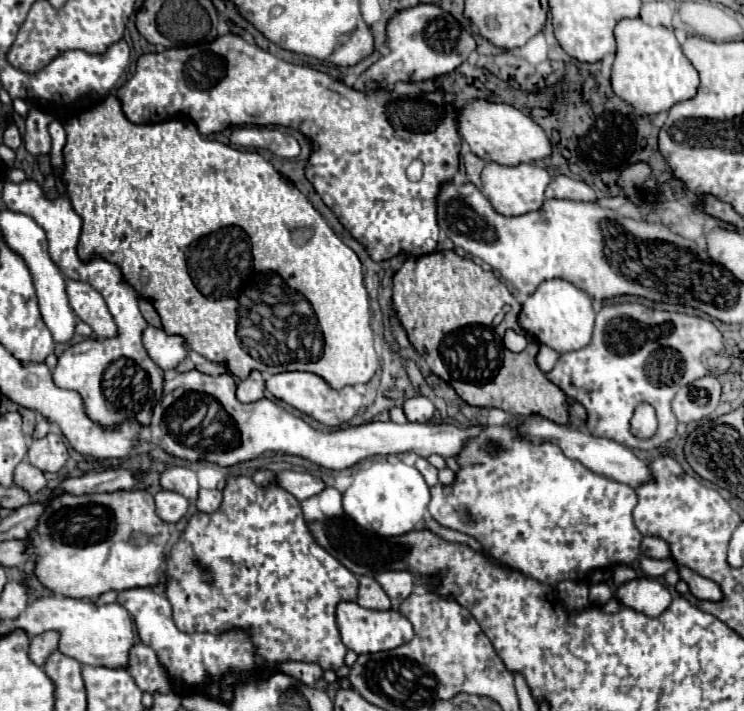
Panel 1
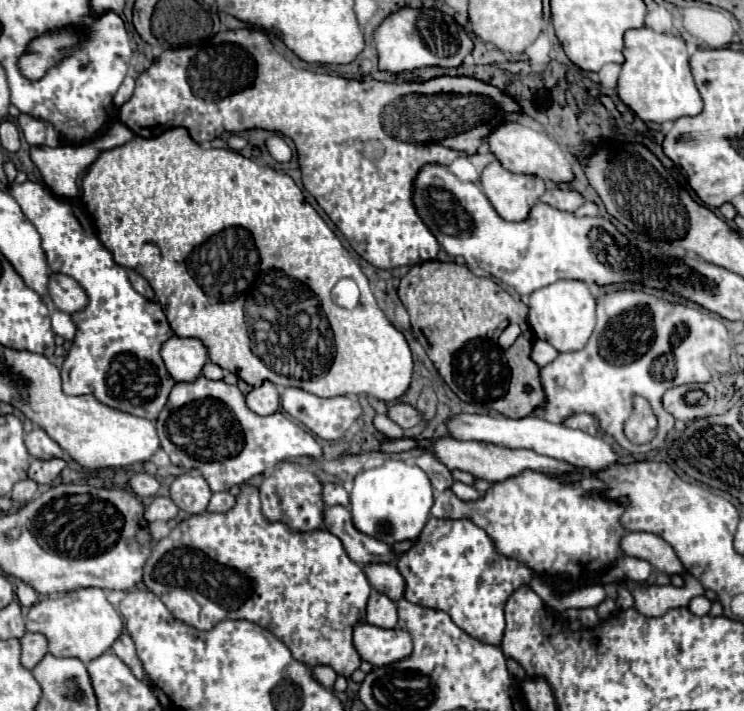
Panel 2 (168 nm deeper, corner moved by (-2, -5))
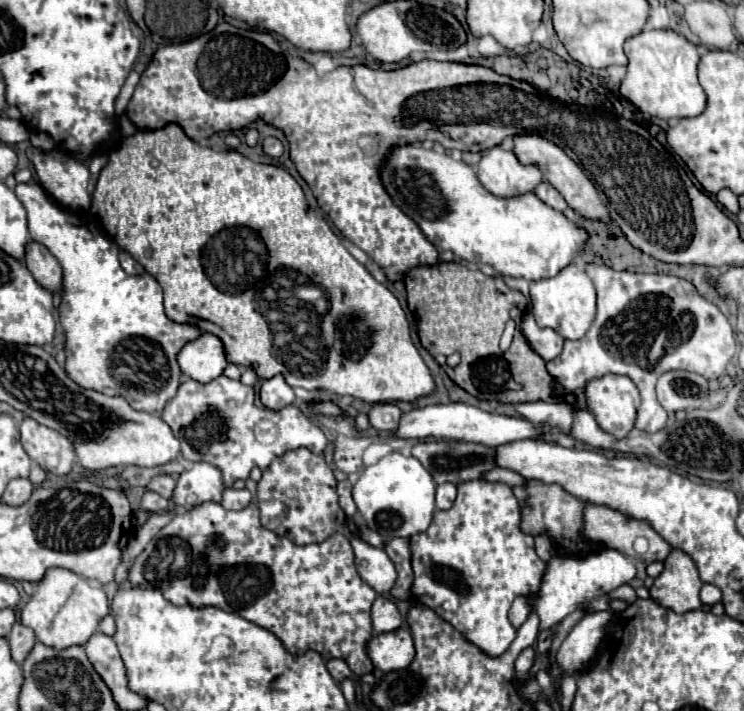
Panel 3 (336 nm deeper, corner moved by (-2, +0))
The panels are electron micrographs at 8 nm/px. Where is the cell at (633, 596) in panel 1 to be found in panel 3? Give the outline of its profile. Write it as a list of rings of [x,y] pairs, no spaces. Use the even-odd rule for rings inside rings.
[[[673,549],[665,559],[663,573],[651,587],[651,597],[657,599],[663,607],[669,607],[677,613],[687,613],[703,607],[699,599],[701,585],[703,581],[699,579],[693,559],[685,551]]]

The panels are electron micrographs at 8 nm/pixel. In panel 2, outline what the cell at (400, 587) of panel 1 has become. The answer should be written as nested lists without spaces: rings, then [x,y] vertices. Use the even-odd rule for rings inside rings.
[[[367,564],[365,574],[369,584],[373,584],[373,588],[381,594],[389,596],[393,602],[403,598],[407,584],[395,564]]]

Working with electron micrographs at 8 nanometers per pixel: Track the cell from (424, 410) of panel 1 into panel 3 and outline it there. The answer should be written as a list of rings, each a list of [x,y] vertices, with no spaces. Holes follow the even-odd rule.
[[[379,403],[373,405],[371,411],[367,413],[369,425],[377,431],[393,431],[397,429],[397,419],[401,417],[401,409],[395,403]]]

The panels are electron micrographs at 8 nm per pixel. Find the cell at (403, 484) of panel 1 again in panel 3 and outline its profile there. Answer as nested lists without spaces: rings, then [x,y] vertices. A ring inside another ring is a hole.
[[[389,453],[371,467],[365,467],[353,487],[353,499],[365,525],[383,539],[411,537],[429,527],[435,513],[435,481],[429,471],[415,459],[401,453]]]

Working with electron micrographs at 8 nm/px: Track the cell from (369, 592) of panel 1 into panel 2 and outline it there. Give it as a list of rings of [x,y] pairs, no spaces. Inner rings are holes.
[[[373,590],[367,602],[367,622],[379,628],[395,628],[397,626],[397,604],[389,600],[385,594]]]

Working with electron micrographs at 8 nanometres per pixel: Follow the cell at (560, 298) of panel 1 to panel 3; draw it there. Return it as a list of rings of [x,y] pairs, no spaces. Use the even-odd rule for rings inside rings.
[[[575,263],[561,269],[555,277],[531,281],[533,315],[539,327],[551,327],[565,339],[581,339],[595,319],[595,287],[589,275]]]

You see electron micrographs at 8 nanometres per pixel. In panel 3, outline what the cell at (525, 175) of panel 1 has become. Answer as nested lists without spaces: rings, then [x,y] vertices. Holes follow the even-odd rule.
[[[501,147],[483,151],[477,177],[481,185],[497,197],[529,193],[543,181],[543,175],[535,165],[521,165],[513,151]]]

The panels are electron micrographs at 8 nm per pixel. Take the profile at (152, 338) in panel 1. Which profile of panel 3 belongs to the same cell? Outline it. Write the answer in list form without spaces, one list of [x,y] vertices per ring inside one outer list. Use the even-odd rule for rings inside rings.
[[[203,333],[201,339],[187,343],[177,359],[181,363],[183,375],[199,383],[211,383],[223,375],[225,367],[229,365],[221,339],[211,333]]]

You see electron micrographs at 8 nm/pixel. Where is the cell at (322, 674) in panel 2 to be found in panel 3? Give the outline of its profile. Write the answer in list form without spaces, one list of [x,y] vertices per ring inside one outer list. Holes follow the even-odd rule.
[[[329,659],[329,661],[327,661],[327,669],[329,669],[331,677],[333,677],[337,683],[341,683],[343,679],[351,679],[351,677],[353,677],[349,665],[347,665],[343,659]]]

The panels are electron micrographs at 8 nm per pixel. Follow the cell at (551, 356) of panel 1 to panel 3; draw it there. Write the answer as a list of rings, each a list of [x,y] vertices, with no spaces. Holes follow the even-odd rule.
[[[531,305],[527,307],[527,313],[523,315],[523,321],[521,321],[521,331],[525,335],[525,339],[529,341],[529,345],[547,361],[555,359],[561,349],[563,349],[563,343],[565,339],[555,333],[553,329],[547,329],[547,327],[539,327],[533,319],[533,313],[531,313]]]

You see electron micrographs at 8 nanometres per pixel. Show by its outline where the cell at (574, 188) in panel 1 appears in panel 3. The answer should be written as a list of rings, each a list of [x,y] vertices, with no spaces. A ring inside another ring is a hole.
[[[543,181],[543,183],[539,183],[539,185],[535,187],[535,195],[537,195],[543,203],[547,203],[549,207],[553,207],[553,209],[557,209],[557,211],[565,211],[565,209],[567,209],[567,203],[565,203],[565,199],[561,197],[561,193],[559,193],[551,183],[547,183],[547,181]]]

